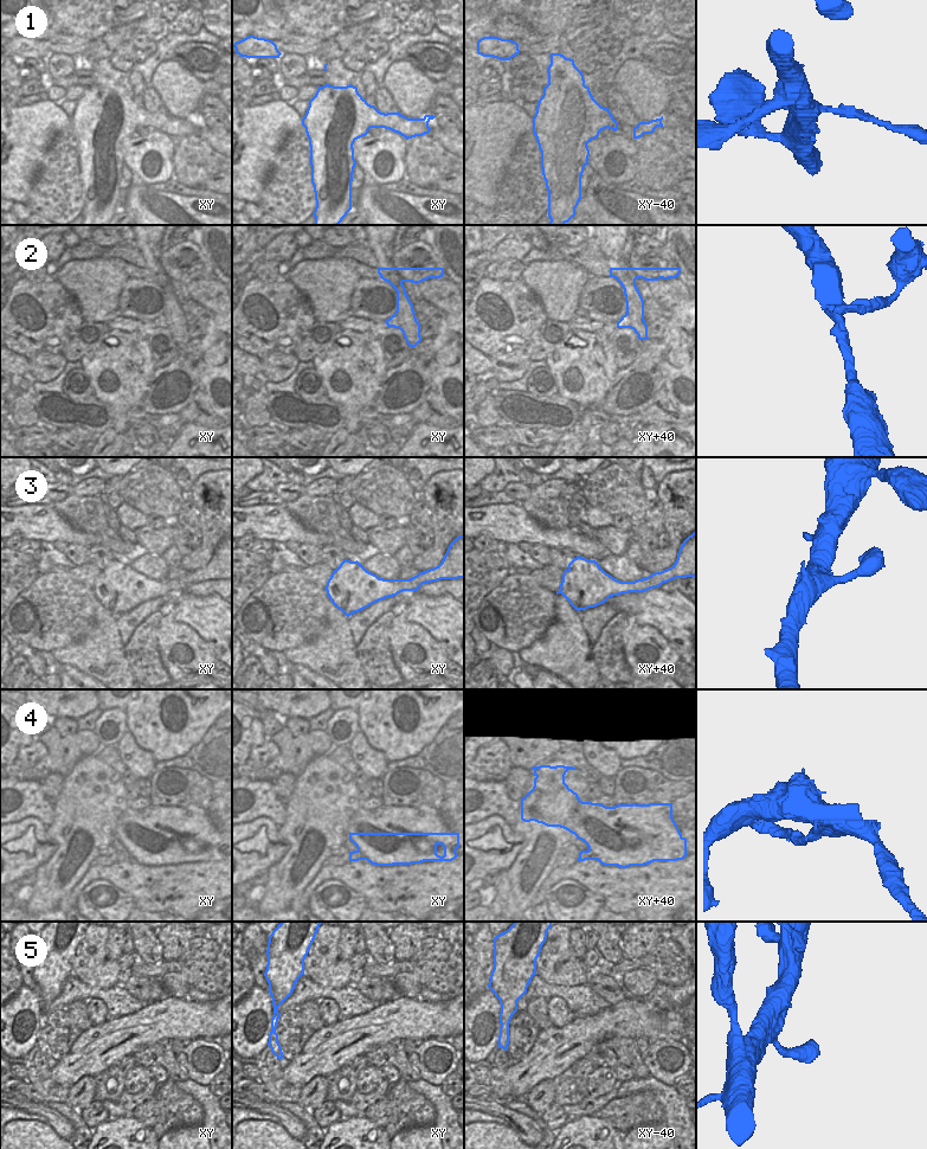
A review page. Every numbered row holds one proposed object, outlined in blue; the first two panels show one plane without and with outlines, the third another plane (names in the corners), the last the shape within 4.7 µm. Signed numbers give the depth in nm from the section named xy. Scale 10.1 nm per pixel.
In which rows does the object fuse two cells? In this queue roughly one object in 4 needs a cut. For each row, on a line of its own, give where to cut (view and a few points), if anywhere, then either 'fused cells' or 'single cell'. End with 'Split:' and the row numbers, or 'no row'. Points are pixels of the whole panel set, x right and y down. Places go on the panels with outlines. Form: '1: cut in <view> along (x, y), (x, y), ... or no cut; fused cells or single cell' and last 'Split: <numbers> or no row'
1: no cut; single cell
2: cut in xy along (396, 268), (403, 281); fused cells
3: no cut; single cell
4: cut in xy+40 along (588, 849), (596, 859); fused cells
5: no cut; single cell
Split: 2, 4

